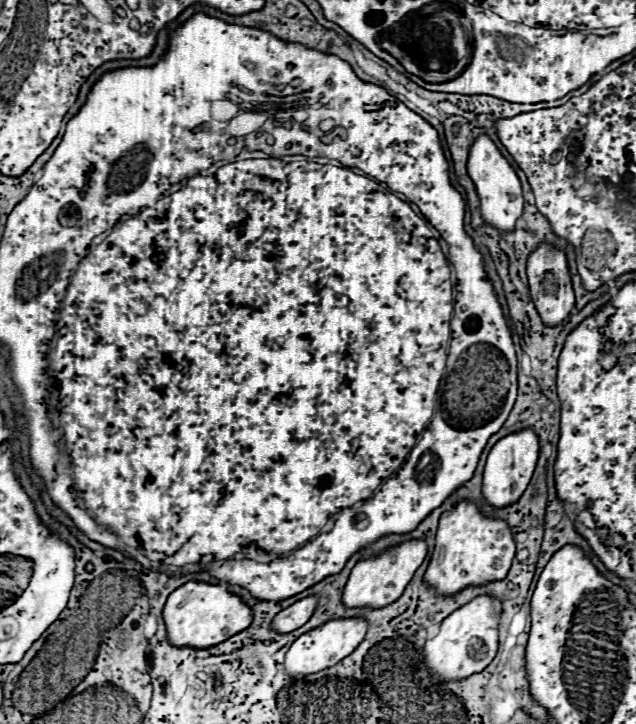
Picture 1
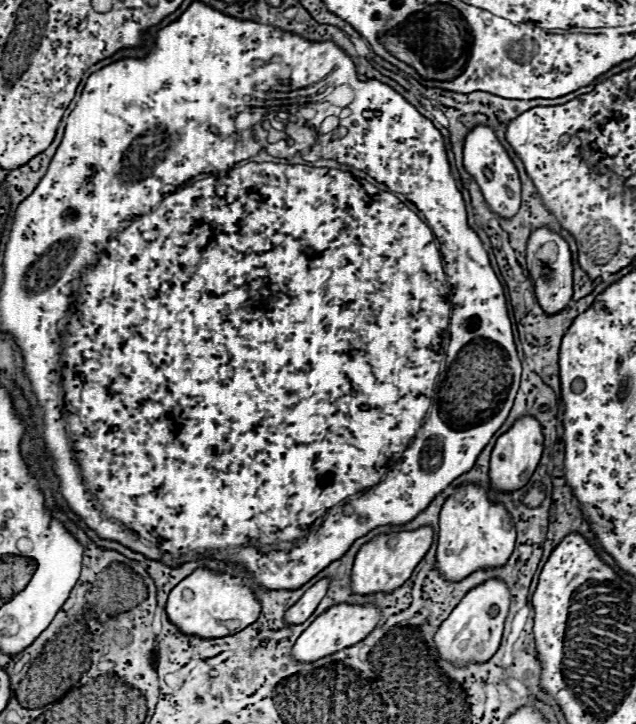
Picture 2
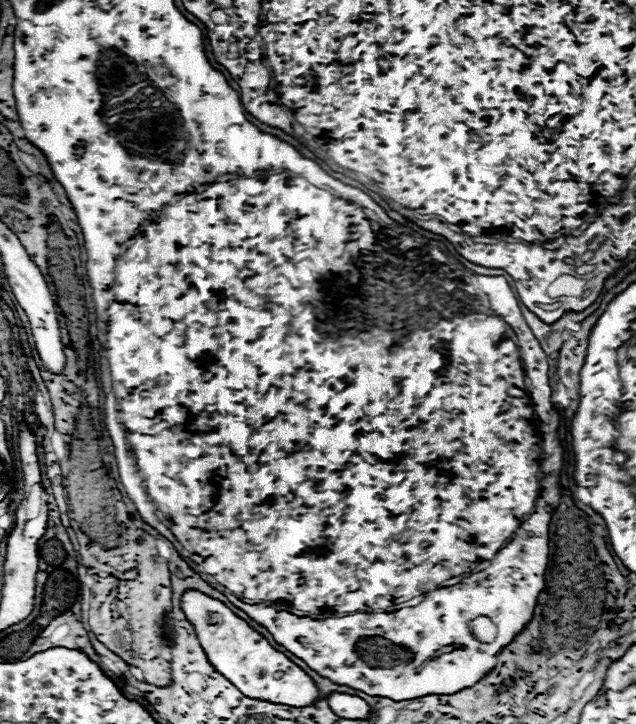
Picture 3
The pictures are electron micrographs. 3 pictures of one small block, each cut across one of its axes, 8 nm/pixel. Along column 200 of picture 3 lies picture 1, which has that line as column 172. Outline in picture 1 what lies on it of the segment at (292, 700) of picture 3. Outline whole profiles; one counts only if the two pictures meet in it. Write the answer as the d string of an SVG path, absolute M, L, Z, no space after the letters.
M186 582L168 596L166 606L162 610L162 620L166 626L166 638L172 646L208 650L212 646L222 644L230 636L246 630L252 622L252 610L240 596L230 594L222 586Z

